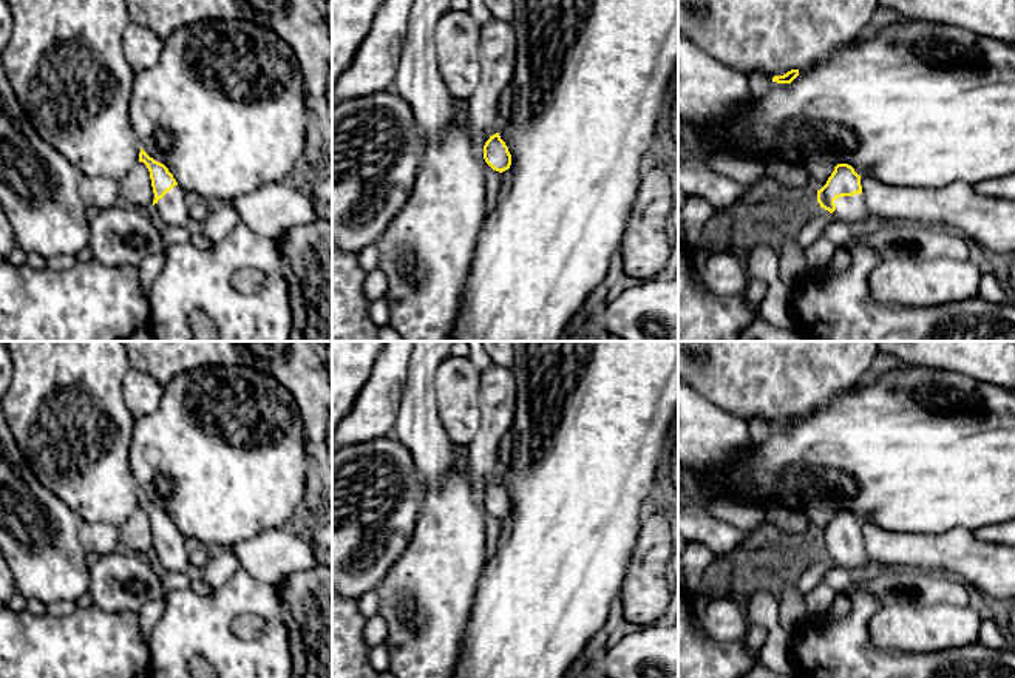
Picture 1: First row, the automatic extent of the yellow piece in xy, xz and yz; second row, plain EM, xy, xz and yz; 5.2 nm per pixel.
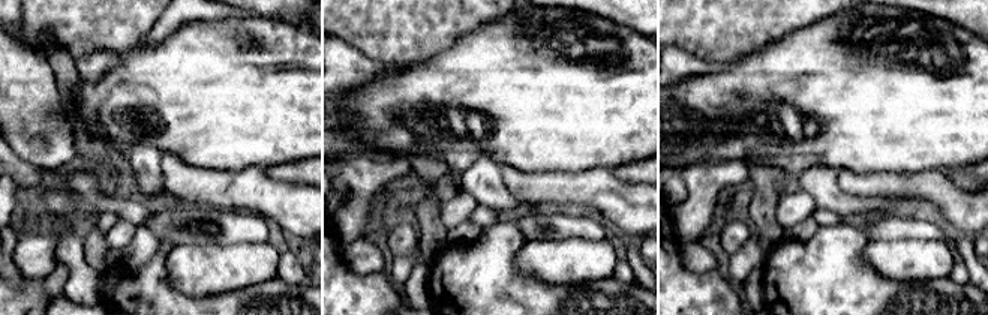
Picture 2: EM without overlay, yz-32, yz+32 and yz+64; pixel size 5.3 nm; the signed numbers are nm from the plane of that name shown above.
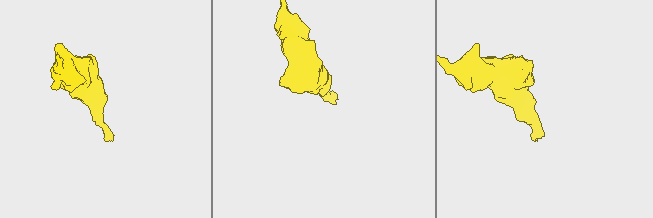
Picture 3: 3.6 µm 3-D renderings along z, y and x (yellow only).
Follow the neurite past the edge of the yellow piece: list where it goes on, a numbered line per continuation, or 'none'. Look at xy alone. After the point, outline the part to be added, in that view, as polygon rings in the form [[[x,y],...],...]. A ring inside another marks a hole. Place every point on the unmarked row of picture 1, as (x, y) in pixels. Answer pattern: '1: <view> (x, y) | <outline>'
1: xy (172, 555) | [[[175,531],[153,551],[151,558],[159,570],[185,573],[187,567],[190,565],[185,548],[185,536]]]

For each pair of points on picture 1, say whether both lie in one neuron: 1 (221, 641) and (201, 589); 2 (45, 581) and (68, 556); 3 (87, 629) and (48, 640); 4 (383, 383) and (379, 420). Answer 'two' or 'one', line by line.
1: two
2: one
3: one
4: one

